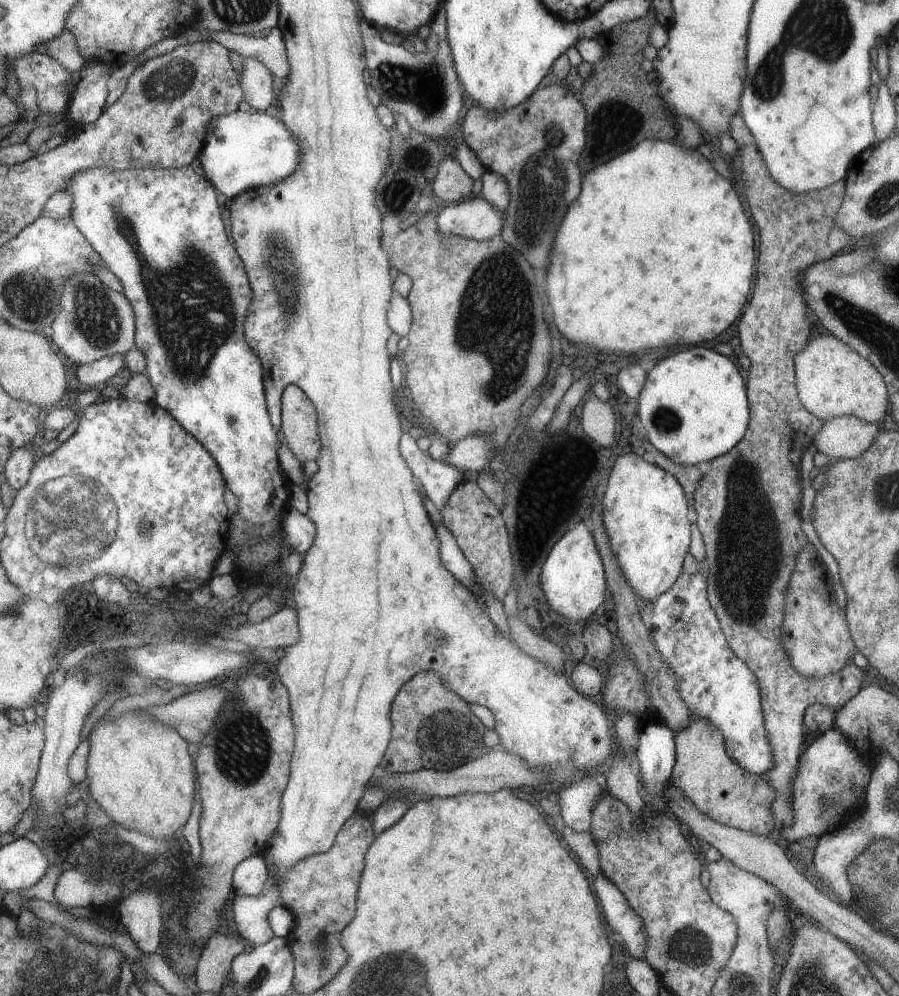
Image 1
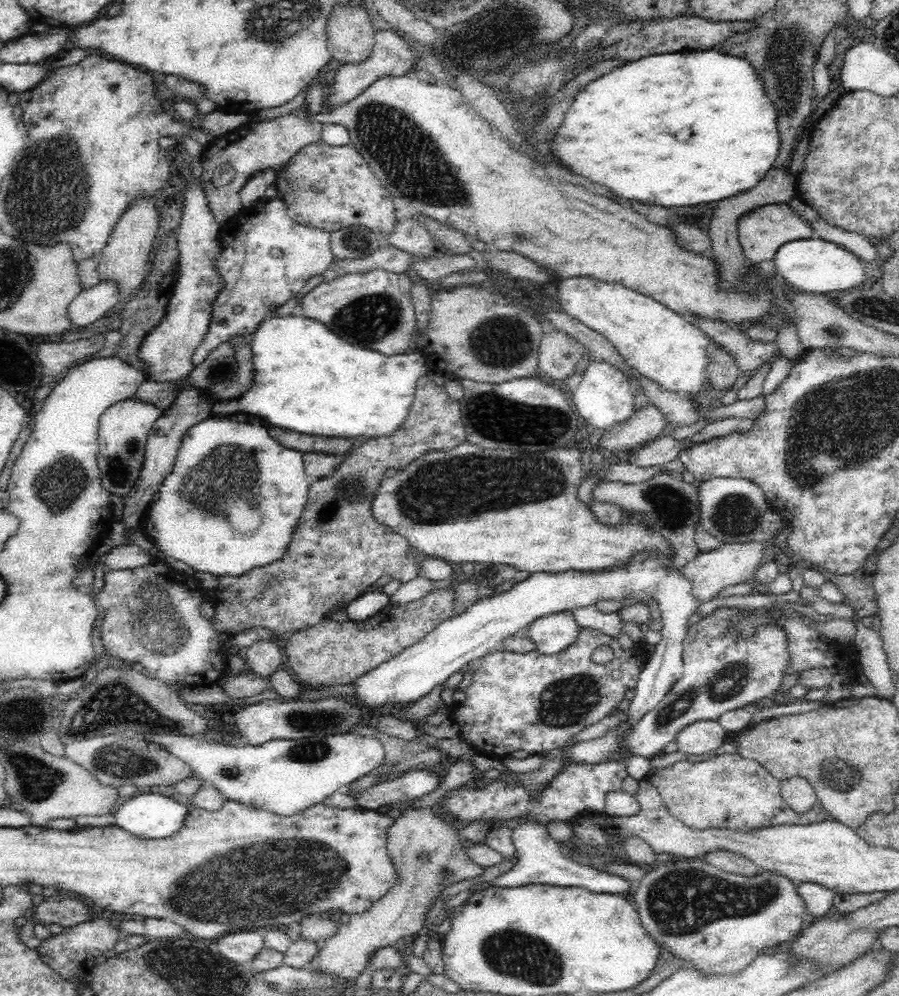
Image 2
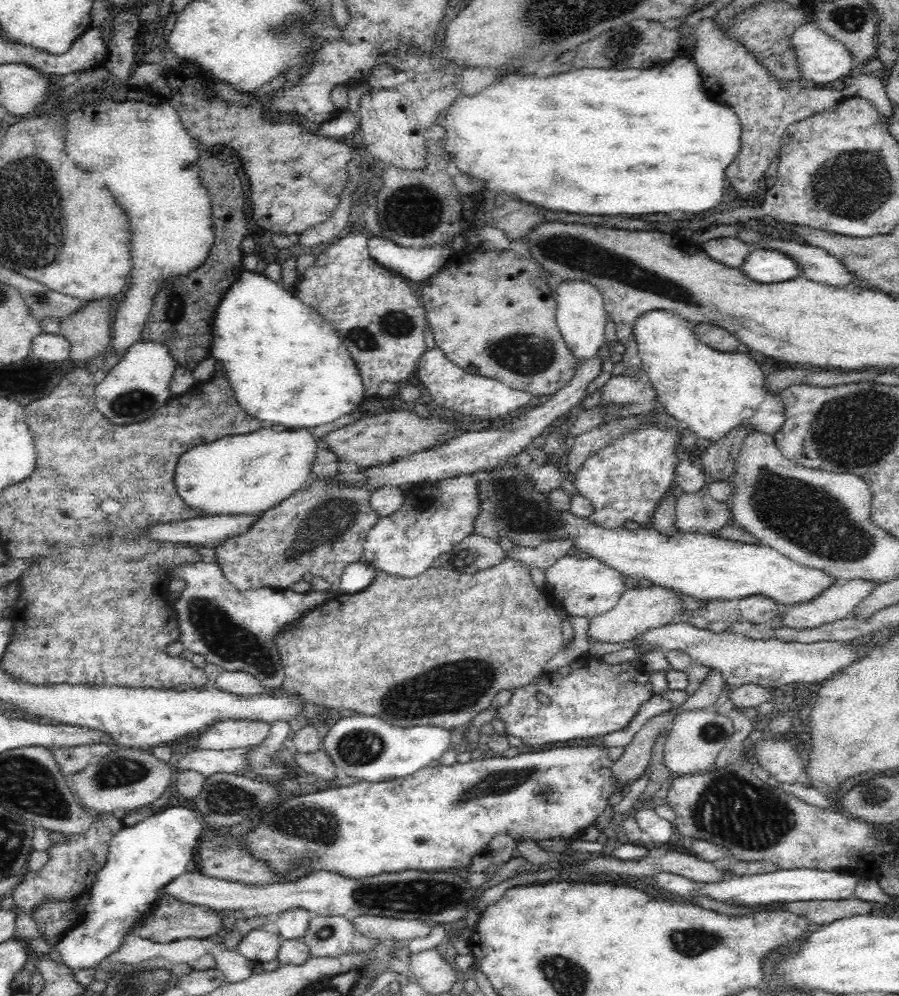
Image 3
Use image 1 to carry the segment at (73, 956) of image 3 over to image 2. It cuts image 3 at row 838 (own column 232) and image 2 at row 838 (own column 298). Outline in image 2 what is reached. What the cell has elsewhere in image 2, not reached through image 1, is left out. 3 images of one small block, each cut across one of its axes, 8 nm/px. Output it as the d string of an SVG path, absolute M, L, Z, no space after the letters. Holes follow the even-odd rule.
M148 792L124 800L113 812L115 825L138 838L159 840L184 824L191 808L168 796Z

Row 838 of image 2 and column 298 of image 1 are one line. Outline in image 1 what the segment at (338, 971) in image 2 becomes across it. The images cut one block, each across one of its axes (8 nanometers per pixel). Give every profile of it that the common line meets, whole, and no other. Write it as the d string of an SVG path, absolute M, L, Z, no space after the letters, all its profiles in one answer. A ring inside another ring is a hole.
M297 385L284 388L280 396L280 429L287 448L299 463L316 461L320 439L316 433L316 409Z

